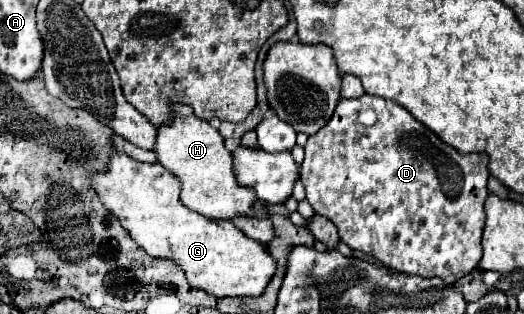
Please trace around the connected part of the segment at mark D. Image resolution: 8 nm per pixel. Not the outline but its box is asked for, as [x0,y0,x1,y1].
[300,94,488,284]

